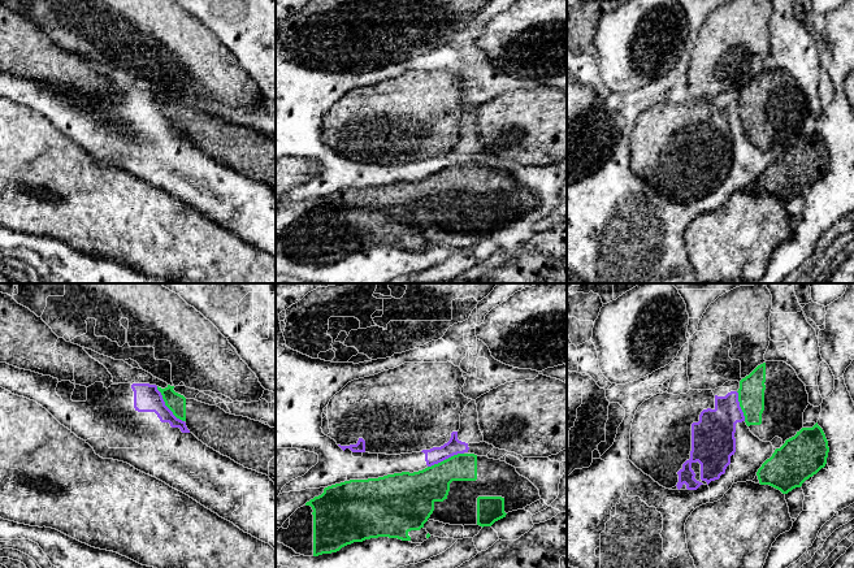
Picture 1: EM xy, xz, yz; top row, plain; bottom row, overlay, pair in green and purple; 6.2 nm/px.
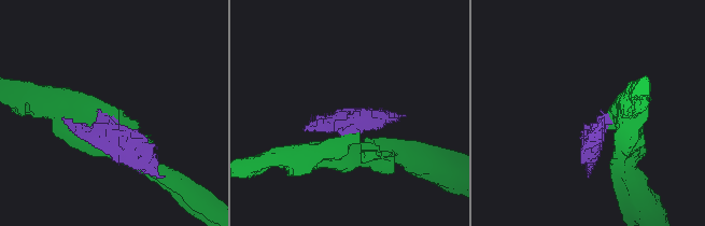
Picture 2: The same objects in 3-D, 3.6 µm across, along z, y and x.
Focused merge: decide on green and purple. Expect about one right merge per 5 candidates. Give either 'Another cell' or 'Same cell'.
Another cell

